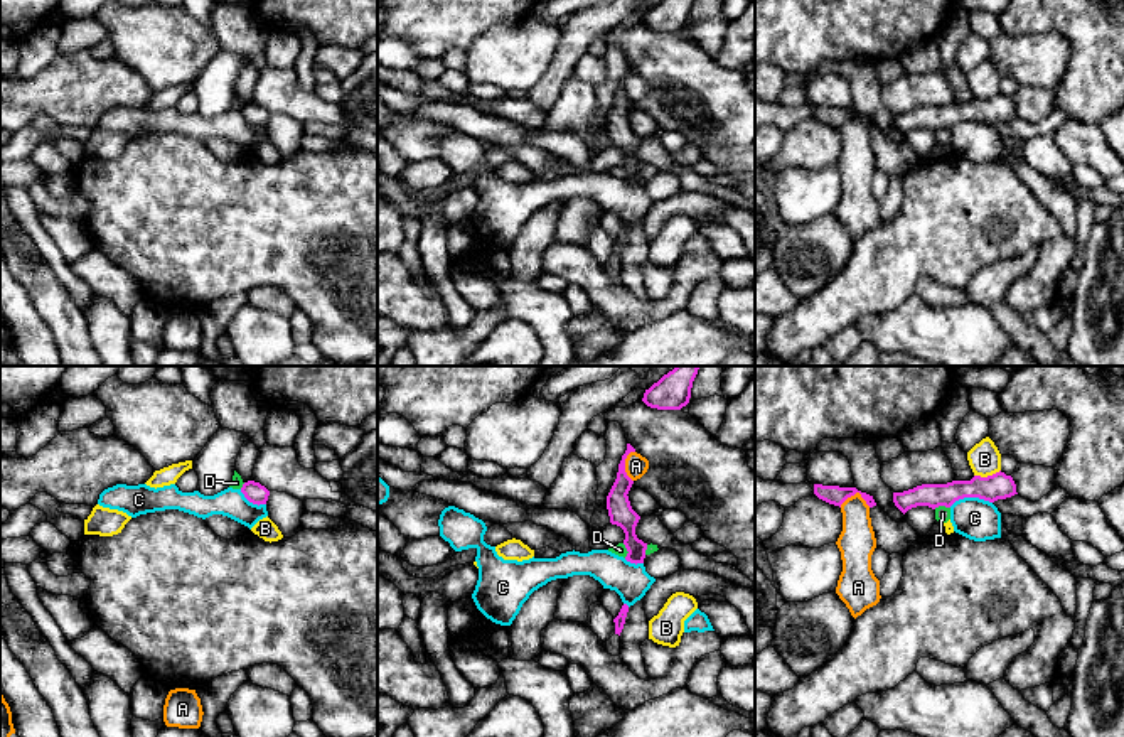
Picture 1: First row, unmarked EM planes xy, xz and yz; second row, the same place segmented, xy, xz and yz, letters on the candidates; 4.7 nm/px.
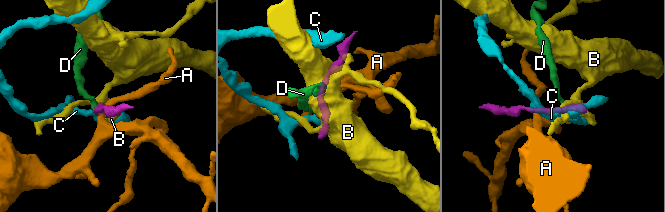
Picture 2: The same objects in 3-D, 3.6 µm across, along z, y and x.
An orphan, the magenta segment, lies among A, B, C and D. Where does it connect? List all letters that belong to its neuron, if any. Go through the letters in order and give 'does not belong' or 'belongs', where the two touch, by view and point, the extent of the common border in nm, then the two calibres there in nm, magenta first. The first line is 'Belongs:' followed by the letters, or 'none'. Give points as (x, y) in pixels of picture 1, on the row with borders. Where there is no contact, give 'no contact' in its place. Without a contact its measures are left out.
Belongs: none
A: does not belong; meets magenta in yz at (856, 491); contact 150 nm long; 90 nm thick on the magenta side, 180 nm on the other
B: does not belong; meets magenta in yz at (988, 476); contact 130 nm long; 130 nm thick on the magenta side, 160 nm on the other
C: does not belong; meets magenta in yz at (969, 496); contact 200 nm long; 130 nm thick on the magenta side, 200 nm on the other
D: does not belong; meets magenta in yz at (941, 505); contact 80 nm long; 120 nm thick on the magenta side, 70 nm on the other

